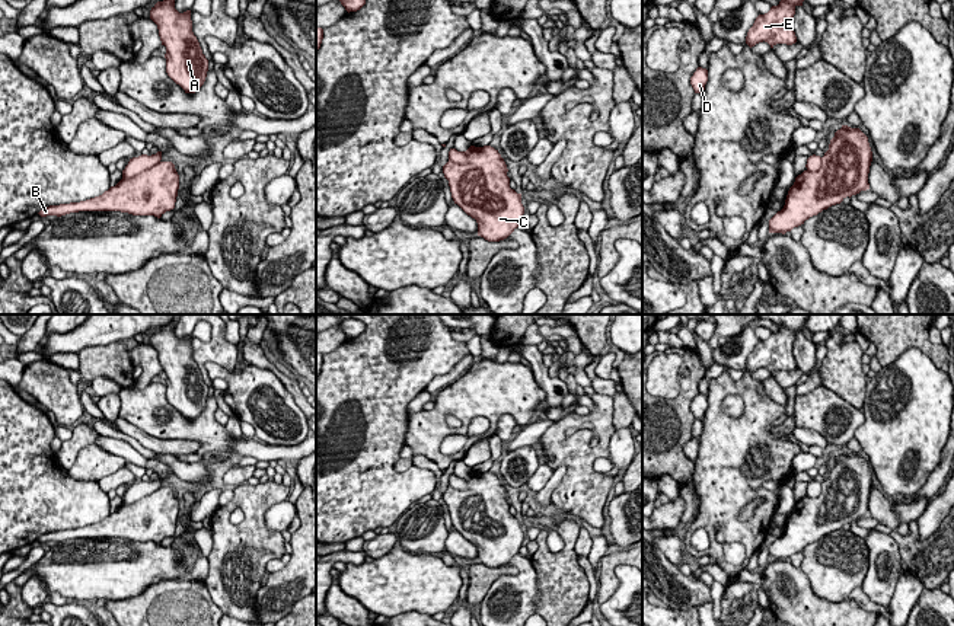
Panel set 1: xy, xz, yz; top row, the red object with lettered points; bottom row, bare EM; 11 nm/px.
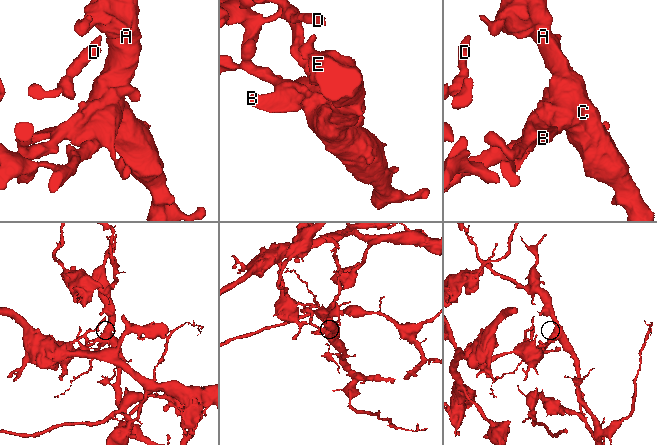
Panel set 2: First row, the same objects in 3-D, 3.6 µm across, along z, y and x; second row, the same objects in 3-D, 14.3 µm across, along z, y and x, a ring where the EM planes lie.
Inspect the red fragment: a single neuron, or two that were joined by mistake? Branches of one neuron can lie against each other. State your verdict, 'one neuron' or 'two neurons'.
two neurons

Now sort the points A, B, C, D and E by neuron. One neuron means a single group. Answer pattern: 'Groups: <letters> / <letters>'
Groups: A B C E / D

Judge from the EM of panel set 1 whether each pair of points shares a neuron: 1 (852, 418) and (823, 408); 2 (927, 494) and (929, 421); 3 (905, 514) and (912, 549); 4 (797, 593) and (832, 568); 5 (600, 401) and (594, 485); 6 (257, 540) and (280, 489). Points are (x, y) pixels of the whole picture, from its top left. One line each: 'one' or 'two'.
1: one
2: two
3: two
4: two
5: one
6: one

